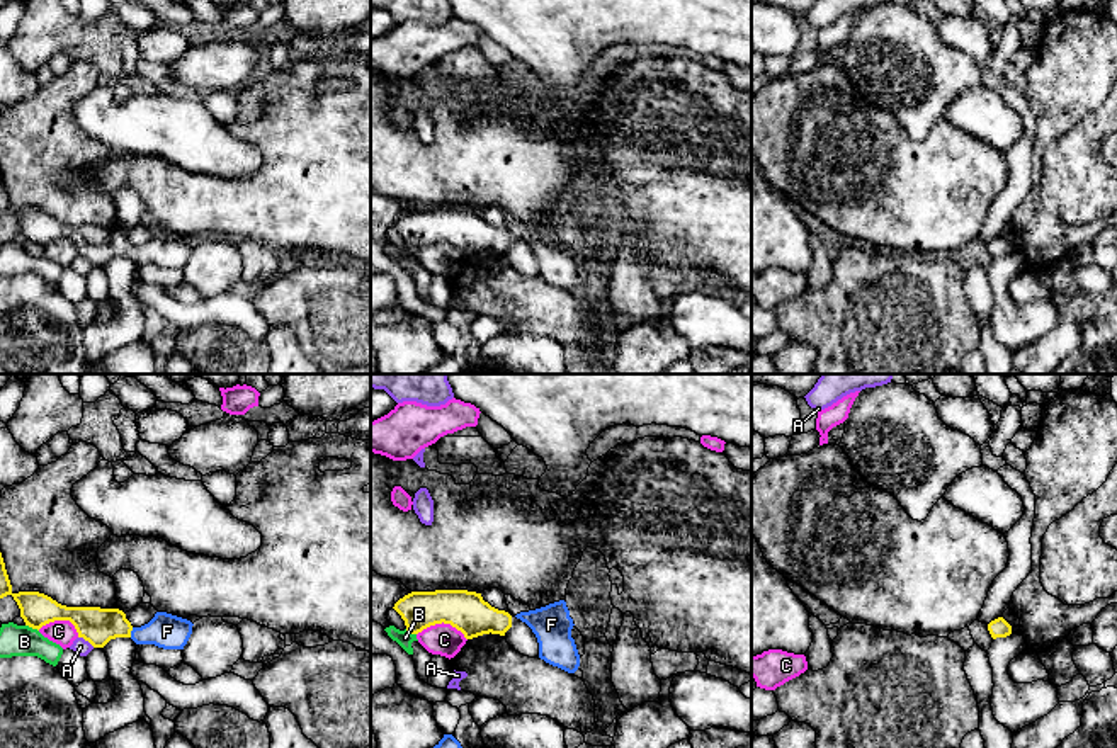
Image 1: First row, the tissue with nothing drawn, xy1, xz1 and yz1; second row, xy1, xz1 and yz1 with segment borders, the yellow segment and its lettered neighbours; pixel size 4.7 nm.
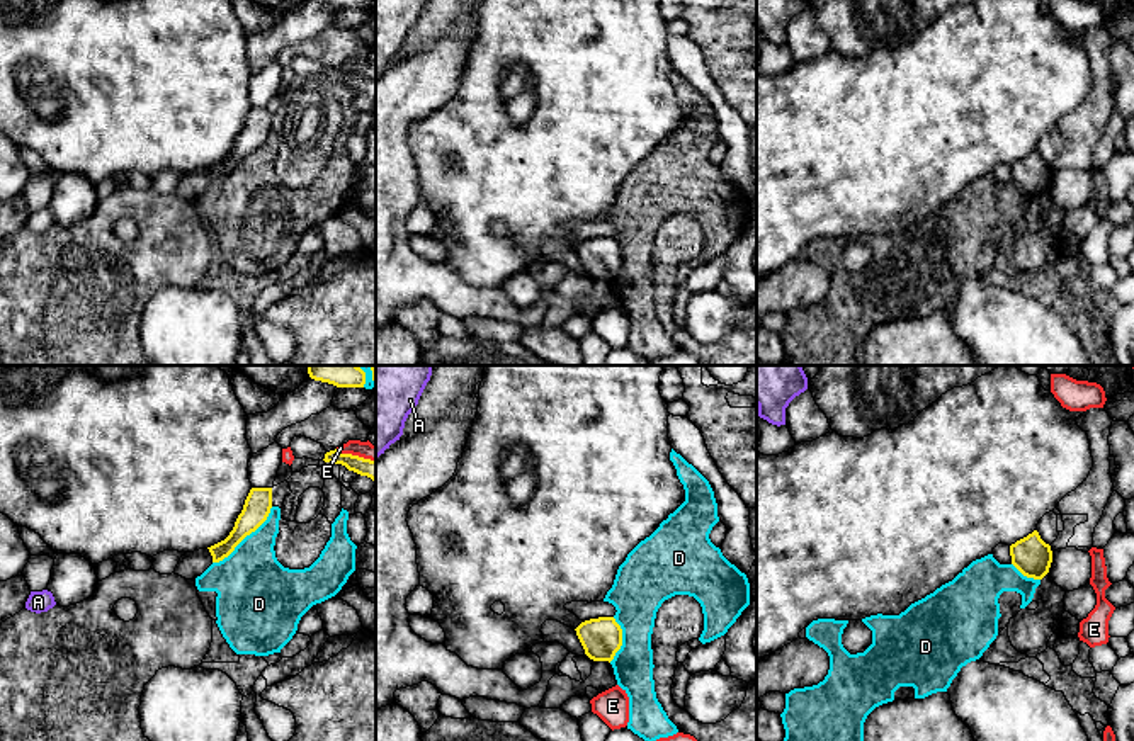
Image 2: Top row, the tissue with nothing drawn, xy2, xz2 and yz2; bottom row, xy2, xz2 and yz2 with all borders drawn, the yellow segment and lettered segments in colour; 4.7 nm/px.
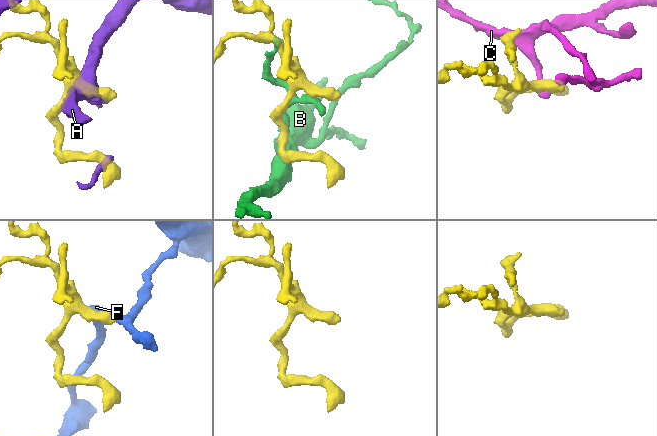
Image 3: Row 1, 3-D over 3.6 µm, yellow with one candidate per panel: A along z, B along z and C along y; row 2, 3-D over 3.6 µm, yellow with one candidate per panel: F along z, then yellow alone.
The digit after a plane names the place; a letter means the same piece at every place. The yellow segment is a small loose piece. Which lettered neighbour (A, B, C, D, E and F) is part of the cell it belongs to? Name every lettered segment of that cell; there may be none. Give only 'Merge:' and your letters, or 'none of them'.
Merge: F

